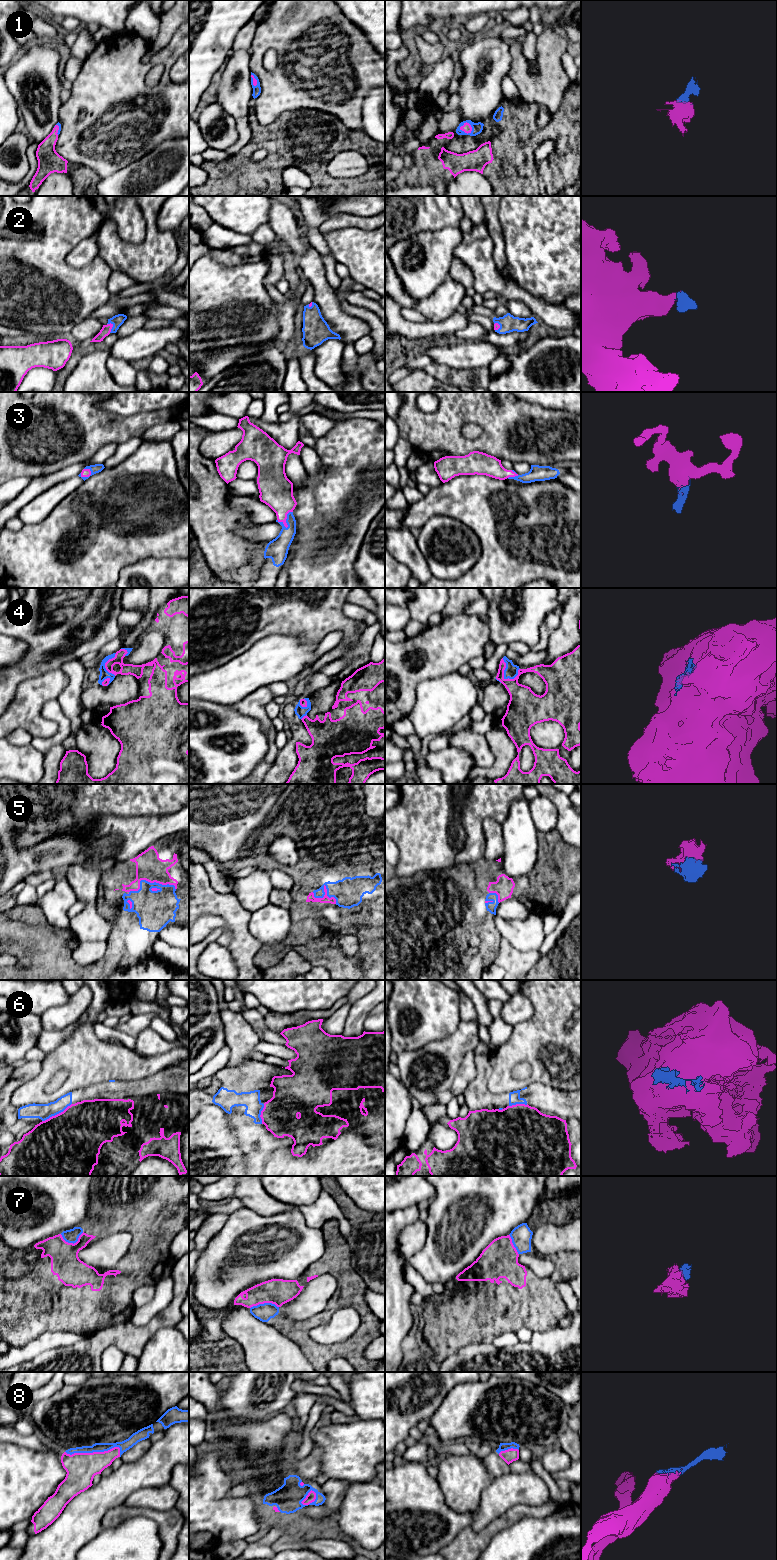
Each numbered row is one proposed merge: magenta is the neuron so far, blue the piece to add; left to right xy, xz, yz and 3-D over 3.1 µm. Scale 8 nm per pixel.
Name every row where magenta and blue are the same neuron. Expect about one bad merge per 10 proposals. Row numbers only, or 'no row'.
1, 2, 3, 4, 5, 7, 8

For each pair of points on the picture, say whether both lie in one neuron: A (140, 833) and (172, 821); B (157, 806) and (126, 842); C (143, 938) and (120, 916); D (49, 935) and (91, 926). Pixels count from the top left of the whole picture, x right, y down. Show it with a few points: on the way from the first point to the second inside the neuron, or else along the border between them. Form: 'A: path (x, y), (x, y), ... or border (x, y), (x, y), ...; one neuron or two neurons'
A: path (148, 830), (164, 825); one neuron
B: border (171, 813), (155, 816), (124, 817); two neurons
C: path (137, 933), (126, 922); one neuron
D: border (49, 923), (56, 927), (68, 927), (76, 938); two neurons

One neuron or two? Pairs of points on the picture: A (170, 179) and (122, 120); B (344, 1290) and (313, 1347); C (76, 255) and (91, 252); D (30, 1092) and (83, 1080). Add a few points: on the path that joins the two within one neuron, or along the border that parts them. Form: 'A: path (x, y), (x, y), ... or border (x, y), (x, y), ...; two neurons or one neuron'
A: border (169, 139), (157, 144), (147, 153), (129, 164); two neurons
B: path (365, 1313), (365, 1331), (347, 1349), (336, 1350); one neuron
C: path (80, 255), (87, 252); one neuron
D: path (43, 1096), (54, 1096), (70, 1085); one neuron

